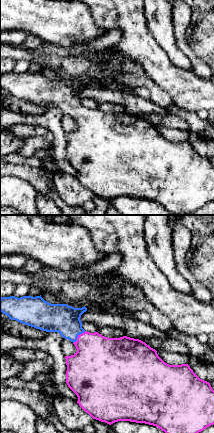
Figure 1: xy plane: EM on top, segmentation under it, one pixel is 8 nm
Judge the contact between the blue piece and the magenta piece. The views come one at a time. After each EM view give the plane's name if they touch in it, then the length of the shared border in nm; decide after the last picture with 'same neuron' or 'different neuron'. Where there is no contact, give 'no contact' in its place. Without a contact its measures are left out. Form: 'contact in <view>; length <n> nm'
contact in xy; length 140 nm

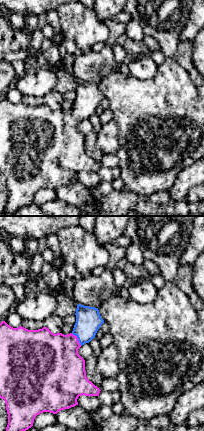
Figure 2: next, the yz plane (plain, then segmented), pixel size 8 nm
contact in yz; length 130 nm

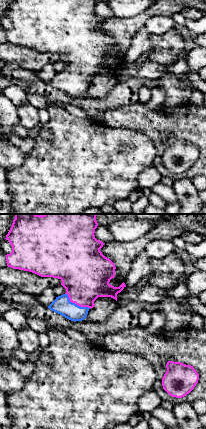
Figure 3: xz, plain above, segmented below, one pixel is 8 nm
contact in xz; length 240 nm

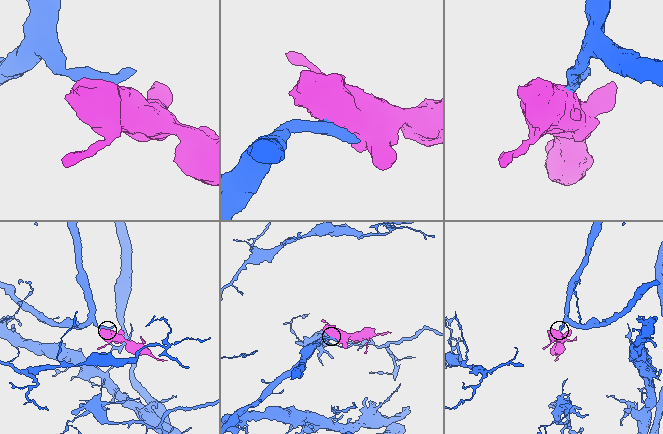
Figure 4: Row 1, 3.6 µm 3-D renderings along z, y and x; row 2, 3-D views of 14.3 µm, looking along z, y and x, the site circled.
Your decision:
same neuron

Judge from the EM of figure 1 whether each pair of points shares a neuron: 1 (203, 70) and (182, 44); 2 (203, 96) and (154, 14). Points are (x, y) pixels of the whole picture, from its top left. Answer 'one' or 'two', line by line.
1: one
2: two

